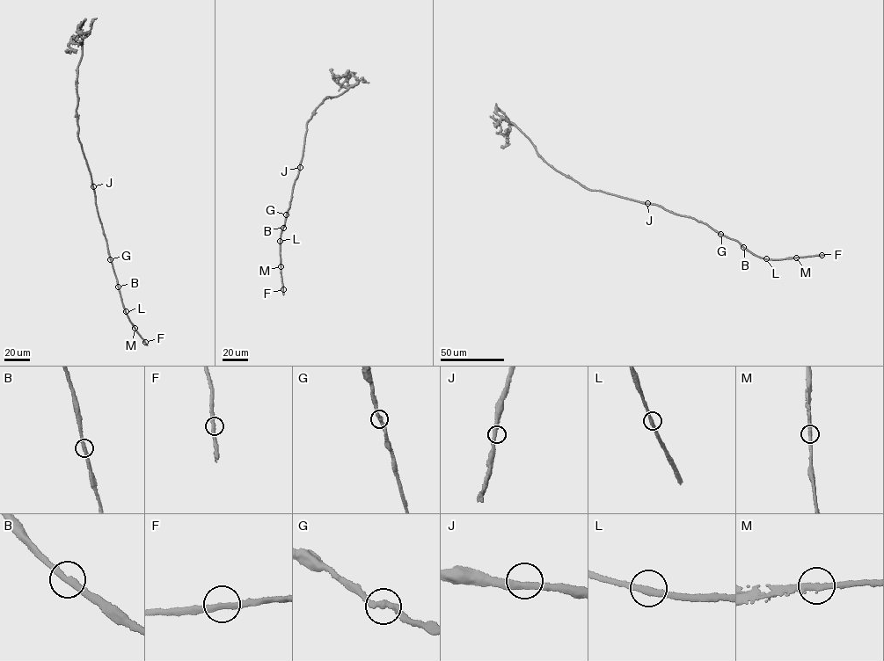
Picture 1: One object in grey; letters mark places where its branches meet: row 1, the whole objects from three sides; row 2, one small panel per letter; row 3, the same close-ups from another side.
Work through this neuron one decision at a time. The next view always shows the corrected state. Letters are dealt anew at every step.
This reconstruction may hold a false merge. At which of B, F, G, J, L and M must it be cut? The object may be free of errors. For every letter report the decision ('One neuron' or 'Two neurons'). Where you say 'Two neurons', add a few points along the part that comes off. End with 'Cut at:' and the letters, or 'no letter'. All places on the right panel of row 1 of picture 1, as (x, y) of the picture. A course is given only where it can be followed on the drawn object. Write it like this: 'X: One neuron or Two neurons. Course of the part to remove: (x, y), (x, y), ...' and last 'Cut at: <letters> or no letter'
B: One neuron
F: One neuron
G: One neuron
J: One neuron
L: One neuron
M: One neuron
Cut at: no letter

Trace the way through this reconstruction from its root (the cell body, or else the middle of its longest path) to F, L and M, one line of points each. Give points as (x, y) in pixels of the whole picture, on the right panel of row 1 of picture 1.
F: (647, 204), (660, 205), (674, 213), (705, 223), (764, 258), (821, 255)
L: (647, 204), (693, 217), (766, 258)
M: (647, 204), (660, 205), (674, 213), (705, 223), (760, 257), (775, 259), (796, 257)

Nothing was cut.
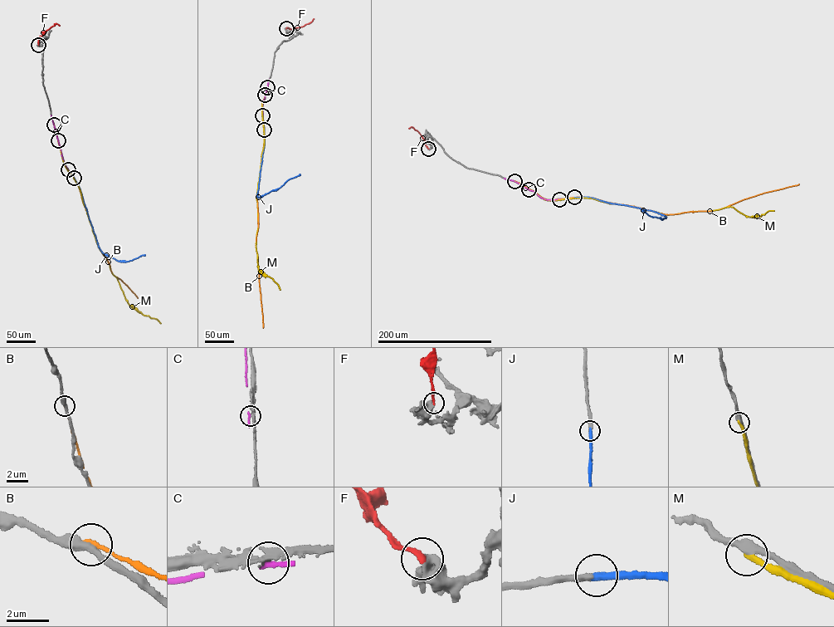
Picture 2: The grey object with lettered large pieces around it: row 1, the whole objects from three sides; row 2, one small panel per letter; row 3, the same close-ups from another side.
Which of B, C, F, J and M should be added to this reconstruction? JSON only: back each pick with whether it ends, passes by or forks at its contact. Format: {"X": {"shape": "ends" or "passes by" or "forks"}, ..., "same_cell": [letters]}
{"J": {"shape": "ends"}, "same_cell": ["J"]}

